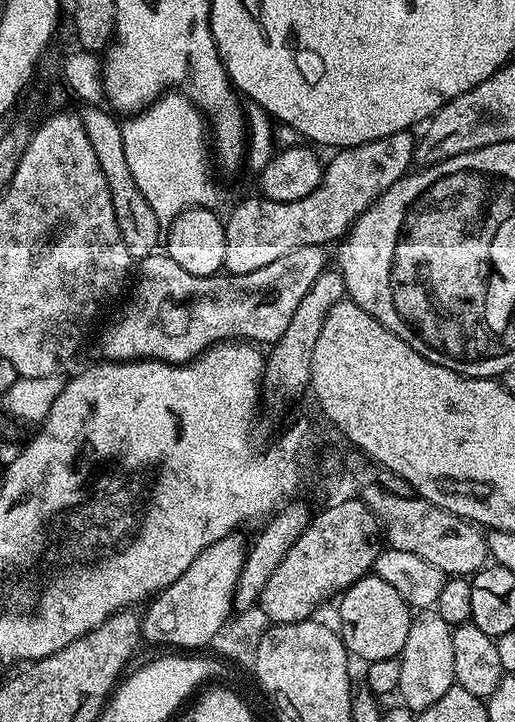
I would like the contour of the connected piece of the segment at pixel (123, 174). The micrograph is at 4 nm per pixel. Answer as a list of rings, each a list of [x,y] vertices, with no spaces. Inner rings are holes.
[[[100,108],[86,109],[82,112],[84,129],[90,138],[90,146],[94,146],[94,154],[98,154],[98,162],[106,174],[106,186],[110,186],[110,202],[114,202],[114,218],[118,222],[118,234],[122,234],[122,242],[126,242],[126,250],[133,261],[139,262],[157,251],[156,227],[161,221],[158,214],[150,210],[150,202],[142,198],[142,190],[138,190],[138,182],[134,182],[130,168],[126,166],[122,126],[111,116],[113,113],[108,112],[103,112]]]

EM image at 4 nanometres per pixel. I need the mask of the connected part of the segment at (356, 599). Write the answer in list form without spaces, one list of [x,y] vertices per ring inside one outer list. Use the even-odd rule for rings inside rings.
[[[374,574],[363,576],[345,588],[339,600],[340,641],[355,659],[357,656],[361,662],[367,662],[378,658],[399,657],[406,643],[406,634],[409,633],[414,612],[390,582],[382,582],[382,578]]]

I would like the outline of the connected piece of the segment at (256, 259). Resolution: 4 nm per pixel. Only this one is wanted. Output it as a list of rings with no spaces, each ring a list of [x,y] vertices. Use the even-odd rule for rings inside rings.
[[[411,131],[395,132],[374,142],[339,149],[333,155],[336,157],[324,164],[324,177],[314,190],[310,190],[310,194],[306,194],[306,198],[298,198],[294,202],[274,202],[253,194],[249,200],[242,201],[224,220],[226,258],[223,271],[228,274],[250,274],[254,270],[262,270],[262,266],[270,266],[270,262],[278,262],[278,258],[302,246],[328,246],[331,240],[339,241],[352,227],[352,223],[413,167],[412,152],[416,149],[416,140],[412,135]]]

